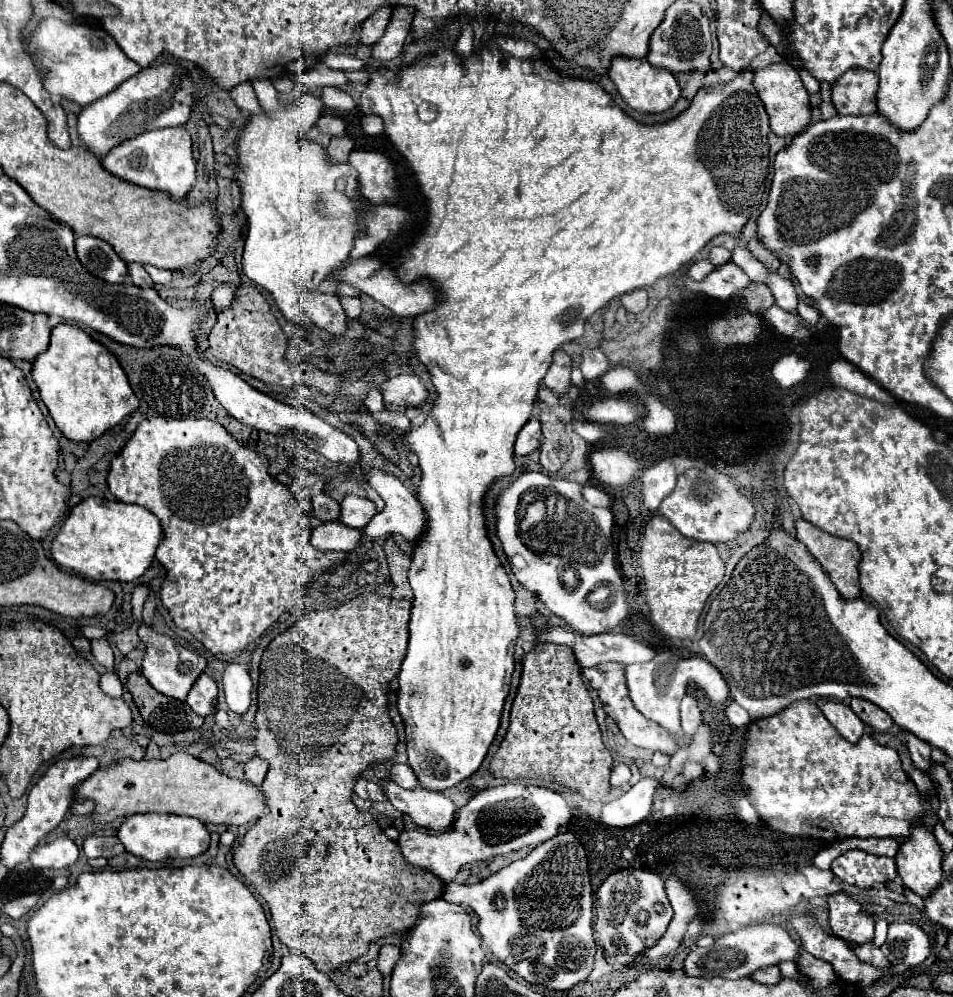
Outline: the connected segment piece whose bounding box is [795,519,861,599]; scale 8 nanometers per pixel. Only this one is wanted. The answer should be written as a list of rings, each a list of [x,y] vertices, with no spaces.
[[[797,519],[795,521],[795,529],[797,529],[797,539],[807,547],[807,551],[813,555],[813,559],[823,567],[823,571],[829,575],[829,579],[835,583],[835,587],[839,589],[839,593],[845,597],[845,599],[855,599],[861,595],[861,589],[859,589],[859,571],[857,571],[857,563],[861,559],[861,553],[857,549],[855,543],[851,541],[845,541],[841,537],[835,537],[835,535],[829,535],[821,529],[817,529],[815,525],[811,525],[809,521],[805,519]]]

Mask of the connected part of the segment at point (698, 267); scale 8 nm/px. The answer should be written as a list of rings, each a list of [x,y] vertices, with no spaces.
[[[701,259],[701,261],[697,261],[697,263],[693,263],[693,265],[689,267],[689,277],[695,279],[695,281],[701,281],[701,279],[705,279],[713,269],[715,269],[715,267],[713,267],[713,263],[711,263],[709,259]]]

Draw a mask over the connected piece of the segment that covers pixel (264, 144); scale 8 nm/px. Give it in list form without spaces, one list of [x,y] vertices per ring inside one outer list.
[[[253,79],[251,85],[267,115],[253,115],[237,141],[237,183],[241,187],[241,209],[247,217],[241,269],[253,283],[261,285],[273,295],[275,305],[289,321],[301,325],[305,315],[301,305],[301,291],[317,291],[327,273],[331,273],[335,265],[341,265],[353,249],[353,239],[359,229],[359,225],[355,225],[359,211],[353,205],[355,197],[359,197],[359,193],[355,193],[355,171],[347,163],[333,165],[327,161],[327,153],[321,145],[301,141],[301,137],[310,131],[322,115],[324,104],[319,97],[305,93],[291,105],[281,105],[279,93],[269,79]]]

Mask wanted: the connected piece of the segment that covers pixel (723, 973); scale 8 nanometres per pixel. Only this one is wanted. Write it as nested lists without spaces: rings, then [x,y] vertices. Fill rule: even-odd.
[[[757,923],[727,933],[707,949],[695,947],[683,959],[683,973],[687,977],[727,977],[727,979],[743,979],[749,977],[755,969],[777,965],[779,961],[795,961],[799,955],[799,943],[789,937],[785,929],[775,923]]]

